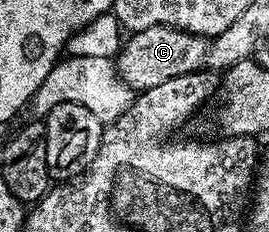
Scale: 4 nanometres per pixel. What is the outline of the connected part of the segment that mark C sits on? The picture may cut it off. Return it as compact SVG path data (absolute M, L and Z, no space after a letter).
M167 25L151 26L132 33L122 43L115 58L116 70L122 81L140 94L179 74L198 71L206 61L208 45L208 41L199 35Z

